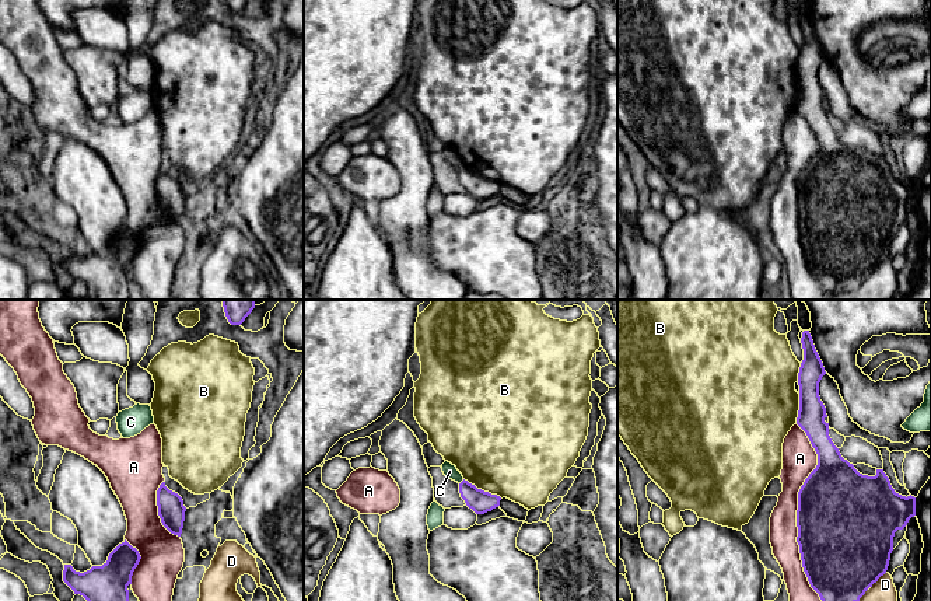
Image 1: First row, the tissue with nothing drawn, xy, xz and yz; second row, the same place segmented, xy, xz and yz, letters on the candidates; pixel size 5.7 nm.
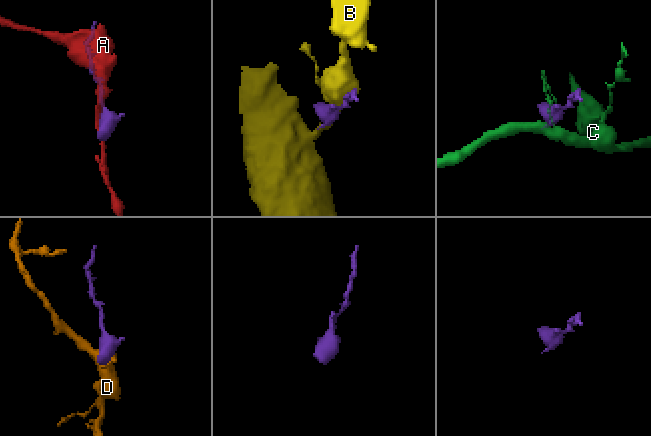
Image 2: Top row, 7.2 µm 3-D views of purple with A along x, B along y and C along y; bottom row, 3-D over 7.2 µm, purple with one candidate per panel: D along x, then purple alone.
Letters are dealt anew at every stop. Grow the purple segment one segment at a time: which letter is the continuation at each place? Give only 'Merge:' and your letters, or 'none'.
Merge: none

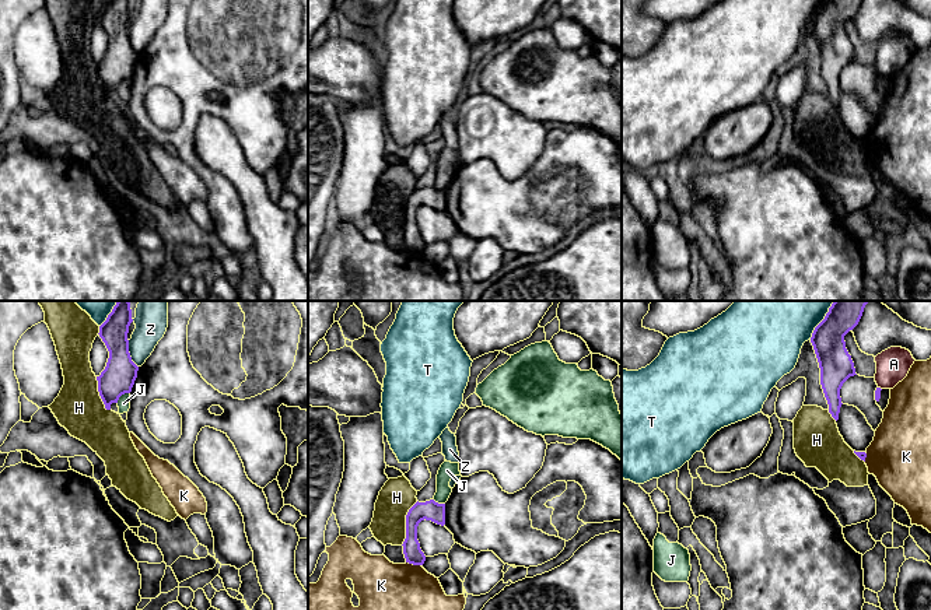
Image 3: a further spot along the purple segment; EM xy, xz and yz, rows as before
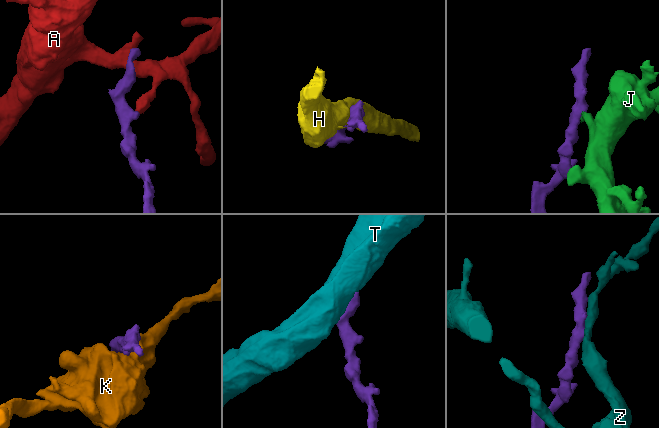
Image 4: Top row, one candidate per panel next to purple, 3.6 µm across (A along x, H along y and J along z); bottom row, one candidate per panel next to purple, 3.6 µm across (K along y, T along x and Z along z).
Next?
Merge: none

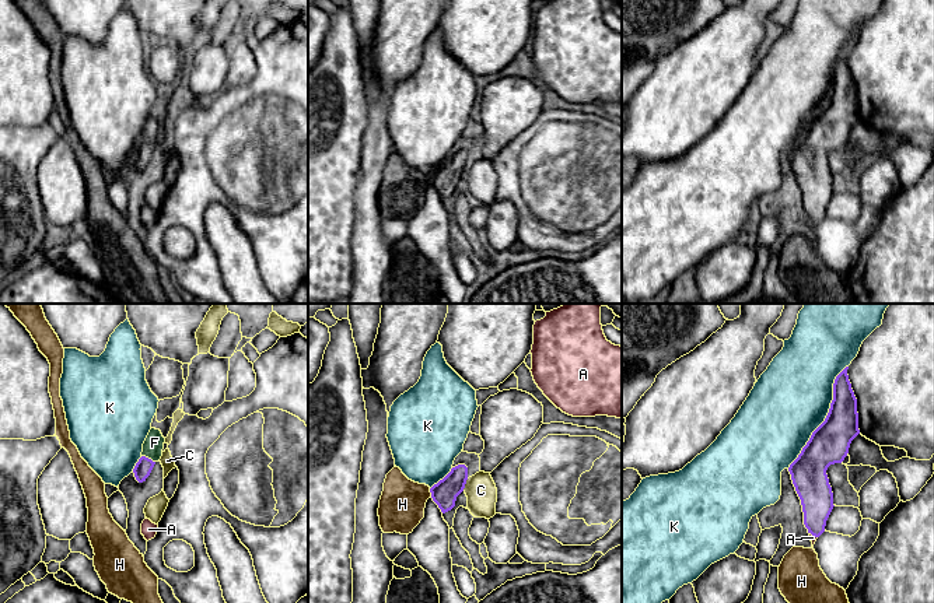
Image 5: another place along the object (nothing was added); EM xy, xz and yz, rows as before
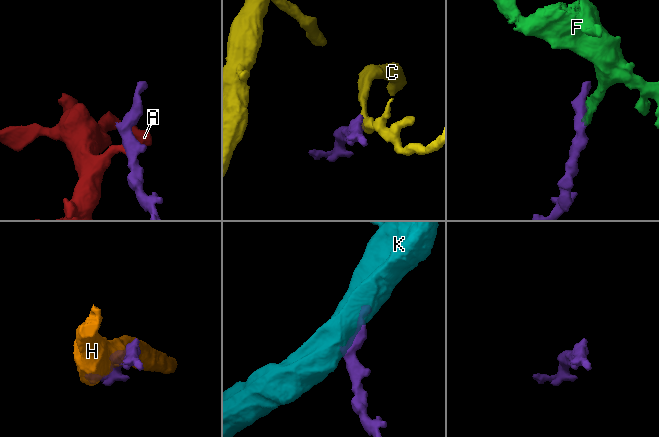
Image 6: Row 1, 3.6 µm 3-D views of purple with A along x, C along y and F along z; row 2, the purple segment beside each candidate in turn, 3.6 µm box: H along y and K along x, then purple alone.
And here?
Merge: F

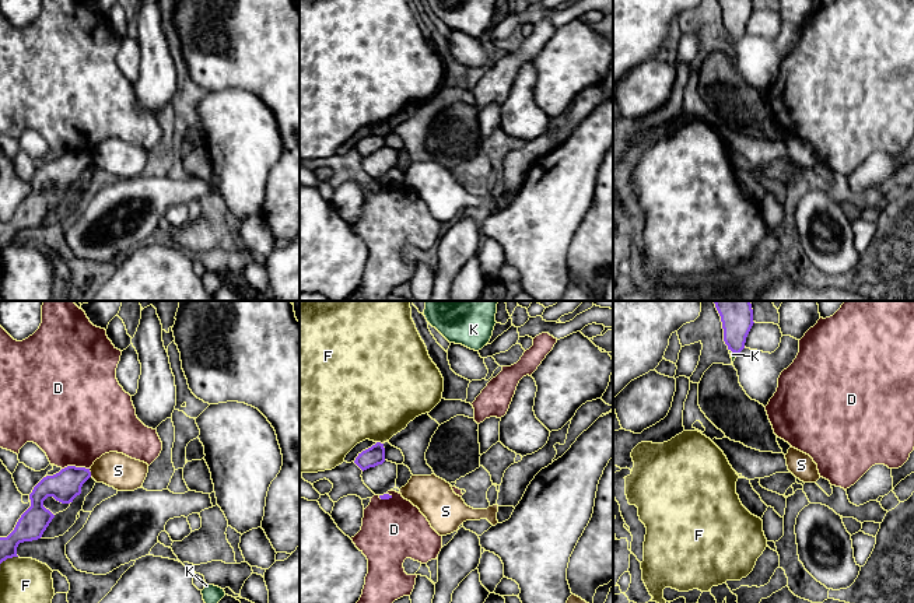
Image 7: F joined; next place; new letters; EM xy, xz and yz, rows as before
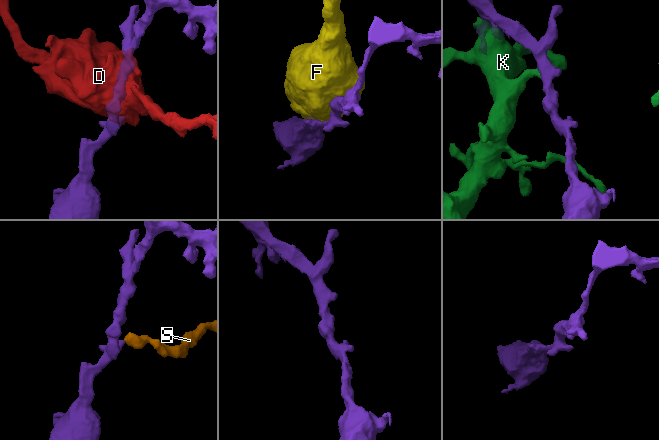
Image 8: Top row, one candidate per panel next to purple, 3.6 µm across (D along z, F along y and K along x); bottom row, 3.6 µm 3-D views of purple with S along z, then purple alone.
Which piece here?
Merge: none

